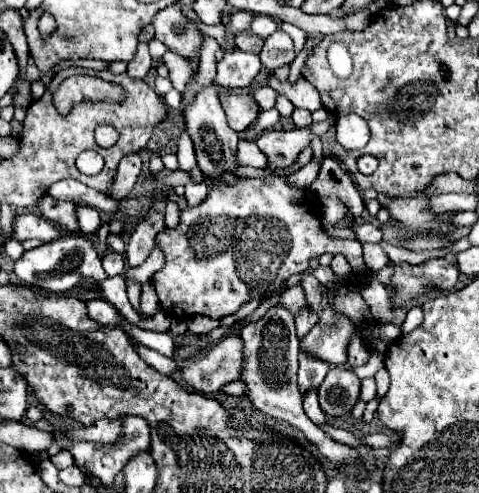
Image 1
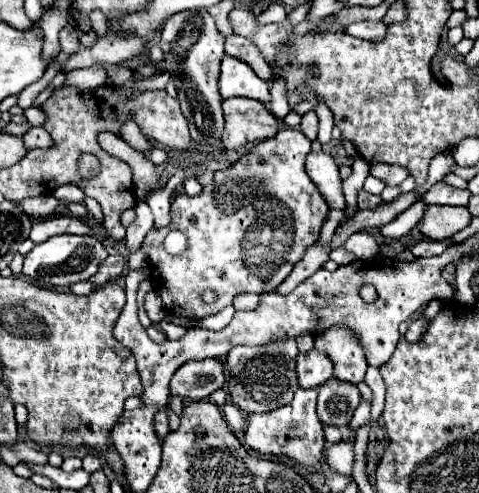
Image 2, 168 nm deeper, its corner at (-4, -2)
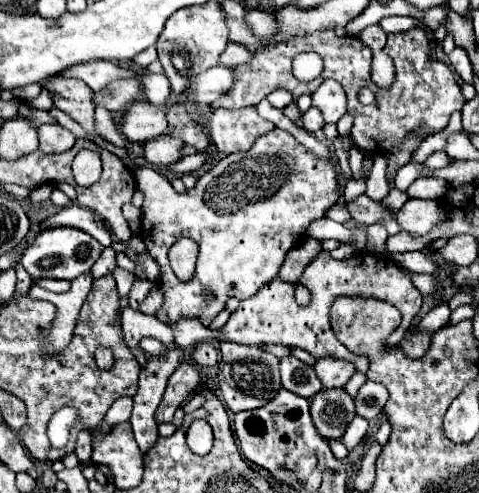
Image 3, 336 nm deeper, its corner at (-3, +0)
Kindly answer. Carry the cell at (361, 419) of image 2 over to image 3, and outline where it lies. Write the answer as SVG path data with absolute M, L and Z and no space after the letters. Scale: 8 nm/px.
M356 416L356 418L350 422L350 426L348 426L346 434L342 436L344 446L346 446L348 450L352 450L356 444L360 444L360 442L362 442L362 438L364 438L366 430L368 430L368 420L364 420L364 418Z

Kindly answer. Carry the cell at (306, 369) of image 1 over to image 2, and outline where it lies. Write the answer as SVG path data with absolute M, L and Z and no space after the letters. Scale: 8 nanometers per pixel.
M299 388L295 392L295 398L289 406L277 408L273 412L265 414L249 414L247 430L245 430L245 446L259 452L259 454L285 454L301 464L305 464L309 470L319 468L323 462L325 452L325 438L323 438L323 426L317 416L317 394L319 388Z

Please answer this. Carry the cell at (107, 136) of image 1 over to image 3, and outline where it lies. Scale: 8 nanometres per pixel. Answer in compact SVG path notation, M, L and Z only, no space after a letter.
M52 76L40 82L42 90L48 90L54 106L68 116L72 116L86 132L96 134L94 130L94 104L92 104L92 90L82 80L76 78L64 78L64 76Z

